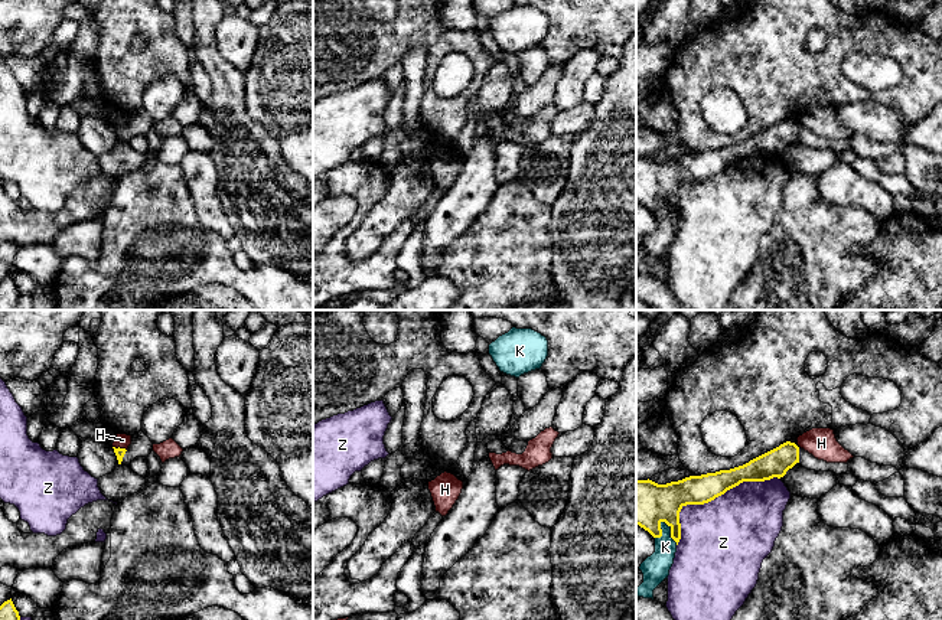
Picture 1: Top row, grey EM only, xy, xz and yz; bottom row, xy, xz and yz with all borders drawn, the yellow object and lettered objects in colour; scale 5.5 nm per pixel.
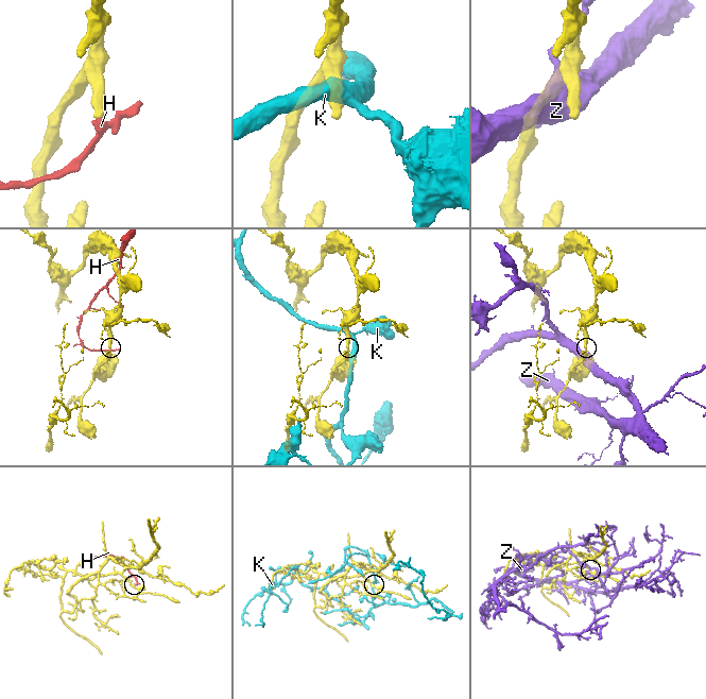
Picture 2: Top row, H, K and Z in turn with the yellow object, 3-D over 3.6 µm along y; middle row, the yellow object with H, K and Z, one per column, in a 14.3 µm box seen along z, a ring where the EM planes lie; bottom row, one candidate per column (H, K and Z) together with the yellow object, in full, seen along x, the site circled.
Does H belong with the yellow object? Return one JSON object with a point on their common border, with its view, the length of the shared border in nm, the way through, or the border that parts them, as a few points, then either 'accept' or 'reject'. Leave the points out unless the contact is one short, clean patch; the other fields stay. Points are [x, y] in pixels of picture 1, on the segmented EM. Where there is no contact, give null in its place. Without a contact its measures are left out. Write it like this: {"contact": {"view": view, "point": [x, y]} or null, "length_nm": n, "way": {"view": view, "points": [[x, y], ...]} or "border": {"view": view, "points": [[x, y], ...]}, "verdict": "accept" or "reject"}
{"contact": {"view": "xy", "point": [119, 447]}, "length_nm": 80, "border": {"view": "xy", "points": [[113, 446], [126, 450]]}, "verdict": "reject"}

